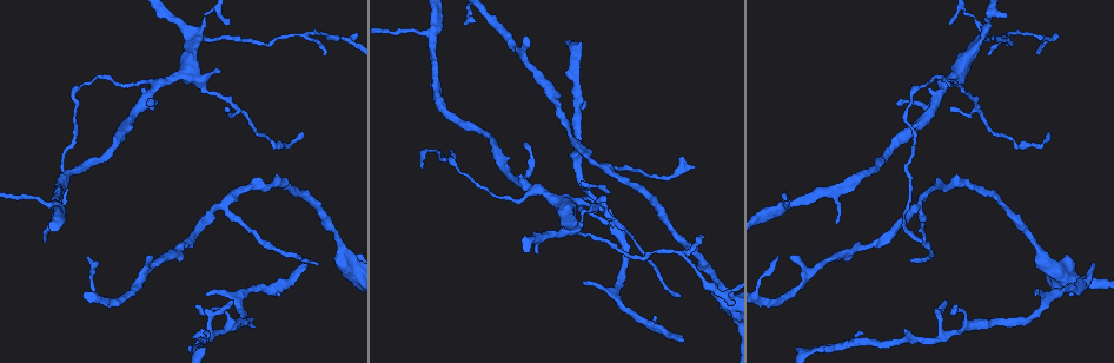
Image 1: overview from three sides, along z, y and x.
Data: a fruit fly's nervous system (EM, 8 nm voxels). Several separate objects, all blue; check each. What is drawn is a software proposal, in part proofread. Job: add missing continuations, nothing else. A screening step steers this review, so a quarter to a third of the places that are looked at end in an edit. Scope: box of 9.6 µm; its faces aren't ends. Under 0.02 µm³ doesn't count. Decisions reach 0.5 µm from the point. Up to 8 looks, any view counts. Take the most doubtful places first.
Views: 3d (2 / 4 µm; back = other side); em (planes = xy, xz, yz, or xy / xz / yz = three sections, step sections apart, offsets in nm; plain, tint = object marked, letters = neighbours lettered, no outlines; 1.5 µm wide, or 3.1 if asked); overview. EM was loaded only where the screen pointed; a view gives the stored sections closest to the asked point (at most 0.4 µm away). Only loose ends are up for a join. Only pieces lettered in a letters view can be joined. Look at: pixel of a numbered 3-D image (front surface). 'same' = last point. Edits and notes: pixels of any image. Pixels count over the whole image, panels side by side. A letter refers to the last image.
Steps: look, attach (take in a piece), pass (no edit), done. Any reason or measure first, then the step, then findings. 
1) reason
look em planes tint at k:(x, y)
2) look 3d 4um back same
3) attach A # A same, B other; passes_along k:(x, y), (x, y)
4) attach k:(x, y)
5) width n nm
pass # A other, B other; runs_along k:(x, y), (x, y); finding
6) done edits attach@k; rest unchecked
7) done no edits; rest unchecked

end of a long branch
look 3d 2um at 1:(922, 263)

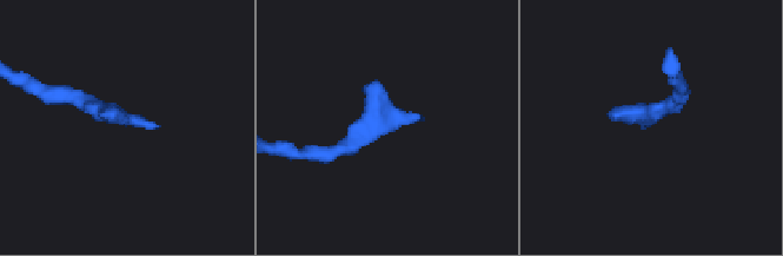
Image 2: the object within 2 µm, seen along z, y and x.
shape alone is not enough
look em planes plain at 2:(642, 128)

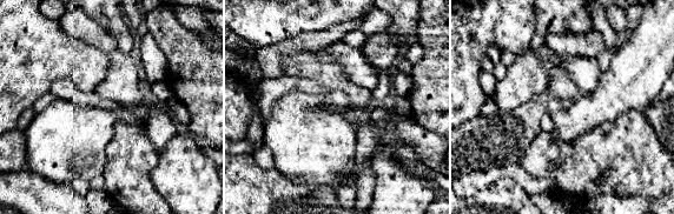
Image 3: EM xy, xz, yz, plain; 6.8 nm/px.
see the neighbours
look em planes letters same

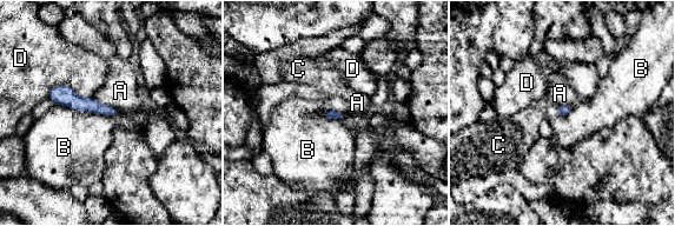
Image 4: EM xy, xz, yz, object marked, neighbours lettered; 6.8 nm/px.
pass # A other, B other, C other, D other; runs_along 4:(52, 93), (111, 111); no lettered piece goes on from it

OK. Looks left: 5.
branch stops here
look em planes letters at 1:(1094, 265)

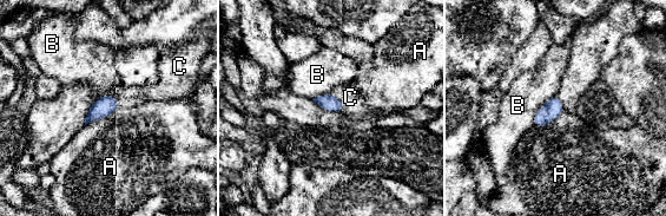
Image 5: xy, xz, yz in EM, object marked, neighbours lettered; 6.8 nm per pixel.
attach C # A other, B other, C same; the cell continues

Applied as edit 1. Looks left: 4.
thin end
look em yz step 8 letters at 1:(148, 257)

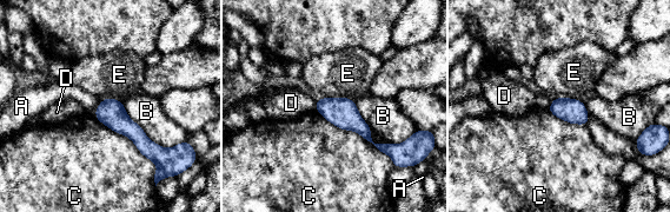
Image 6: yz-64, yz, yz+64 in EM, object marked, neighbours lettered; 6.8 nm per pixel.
look em planes letters same

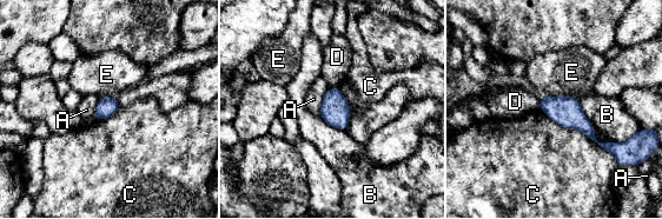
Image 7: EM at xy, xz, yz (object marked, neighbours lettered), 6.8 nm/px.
pass # A other, B other, C other, D other, E other; runs_along 7:(544, 100), (598, 144), (616, 146); none of them fits

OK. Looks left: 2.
done edits attach@5; rest unchecked

